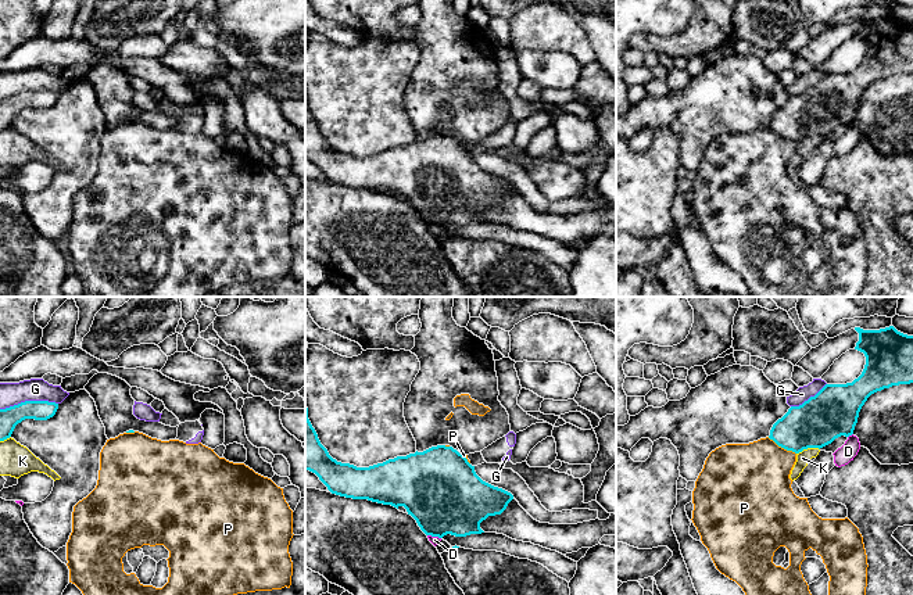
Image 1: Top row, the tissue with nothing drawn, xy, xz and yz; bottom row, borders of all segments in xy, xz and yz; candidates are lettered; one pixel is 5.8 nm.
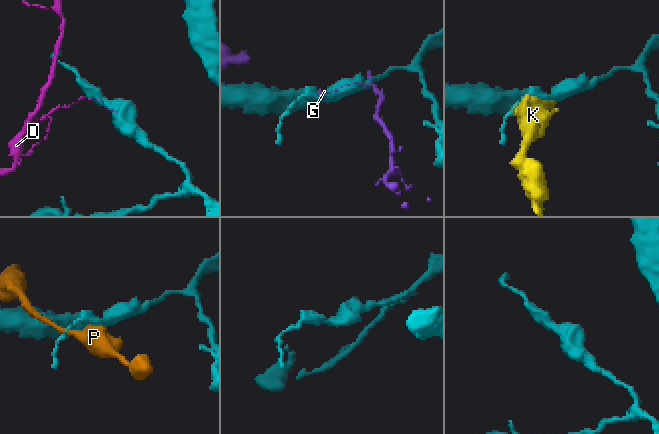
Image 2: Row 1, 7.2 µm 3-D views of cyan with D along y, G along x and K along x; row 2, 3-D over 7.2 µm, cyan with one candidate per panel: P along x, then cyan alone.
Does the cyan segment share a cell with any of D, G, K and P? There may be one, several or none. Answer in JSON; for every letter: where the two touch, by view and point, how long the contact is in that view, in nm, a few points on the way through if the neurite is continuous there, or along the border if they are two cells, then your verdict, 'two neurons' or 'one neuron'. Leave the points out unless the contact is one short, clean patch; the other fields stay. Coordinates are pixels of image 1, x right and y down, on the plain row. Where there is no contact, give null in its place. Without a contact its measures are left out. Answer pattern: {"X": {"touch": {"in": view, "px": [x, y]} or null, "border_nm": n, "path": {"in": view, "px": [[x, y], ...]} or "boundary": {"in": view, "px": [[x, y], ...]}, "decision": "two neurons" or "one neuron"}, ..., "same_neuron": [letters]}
{"D": {"touch": {"in": "yz", "px": [849, 124]}, "border_nm": 40, "boundary": {"in": "yz", "px": [[852, 122], [848, 126]]}, "decision": "two neurons"}, "G": {"touch": {"in": "xy", "px": [28, 90]}, "border_nm": 340, "decision": "two neurons"}, "K": {"touch": {"in": "yz", "px": [808, 136]}, "border_nm": 140, "decision": "two neurons"}, "P": {"touch": {"in": "yz", "px": [781, 136]}, "border_nm": 190, "boundary": {"in": "yz", "px": [[768, 126], [795, 143]]}, "decision": "two neurons"}, "same_neuron": []}

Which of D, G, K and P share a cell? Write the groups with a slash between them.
D / G / K / P

